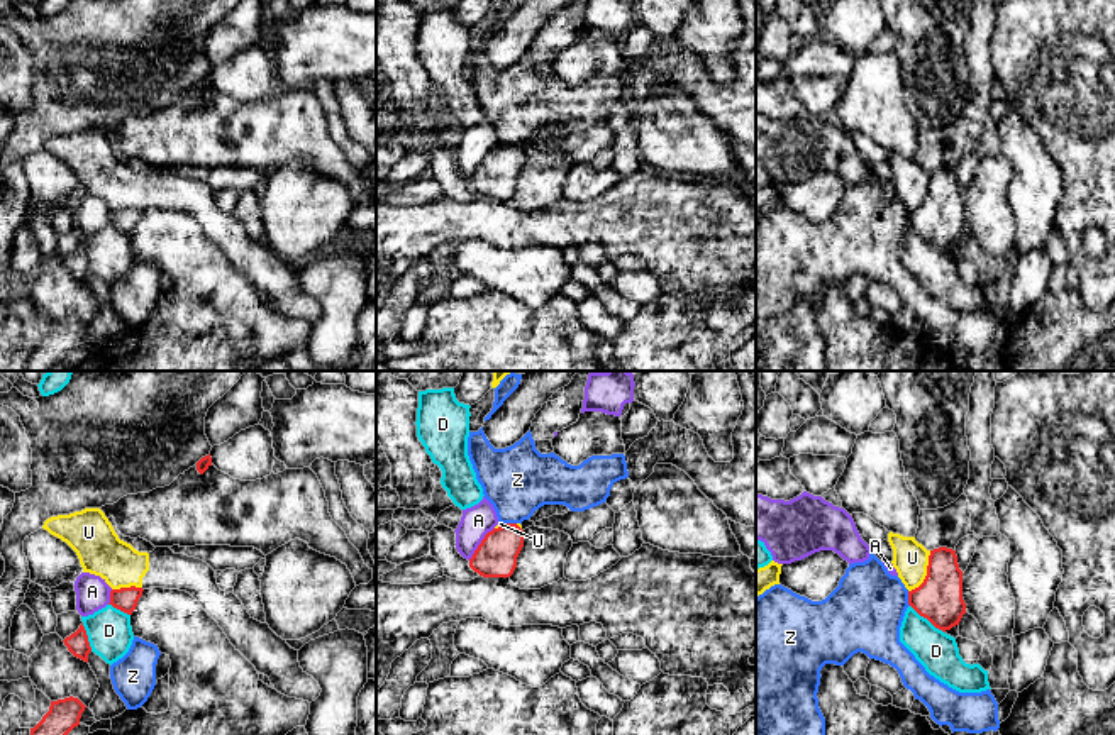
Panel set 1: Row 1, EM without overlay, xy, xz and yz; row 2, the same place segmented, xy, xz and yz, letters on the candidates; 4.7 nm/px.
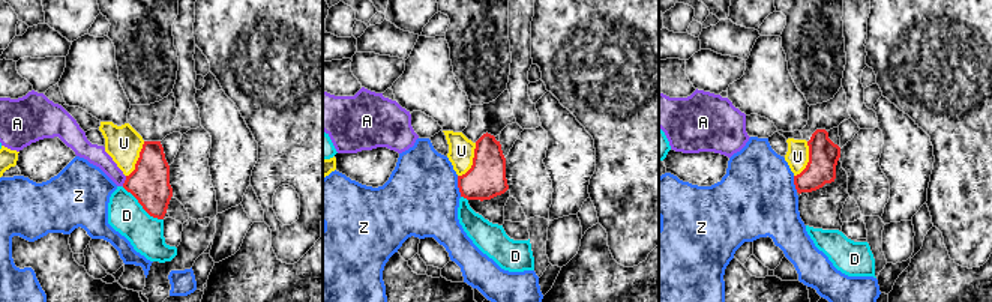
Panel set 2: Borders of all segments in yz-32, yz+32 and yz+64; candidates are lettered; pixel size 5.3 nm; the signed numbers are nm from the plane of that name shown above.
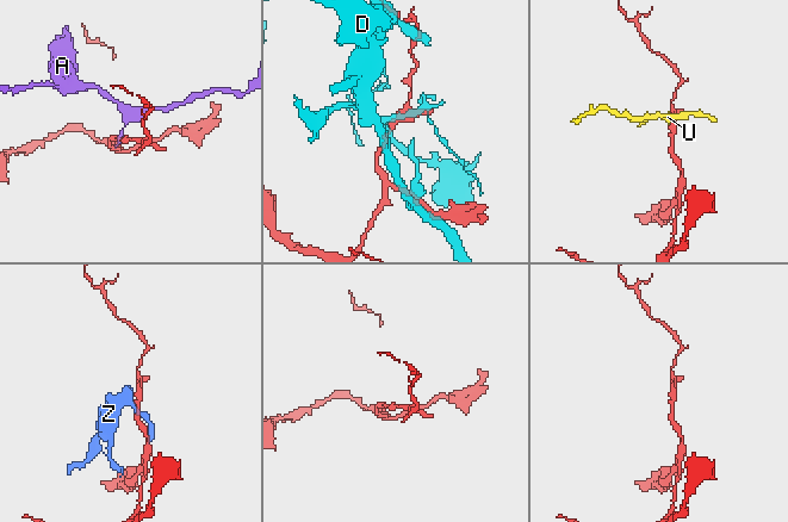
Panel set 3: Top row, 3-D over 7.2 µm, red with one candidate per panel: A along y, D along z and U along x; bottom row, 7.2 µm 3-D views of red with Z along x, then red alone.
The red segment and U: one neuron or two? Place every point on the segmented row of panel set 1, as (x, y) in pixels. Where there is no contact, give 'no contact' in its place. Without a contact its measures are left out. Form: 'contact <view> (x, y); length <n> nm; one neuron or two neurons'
contact yz (927, 573); length 220 nm; two neurons

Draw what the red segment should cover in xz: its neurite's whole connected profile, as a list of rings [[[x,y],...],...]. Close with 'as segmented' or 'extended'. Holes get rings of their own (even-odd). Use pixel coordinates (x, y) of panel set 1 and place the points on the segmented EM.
[[[505,523],[485,535],[469,567],[483,578],[510,578],[524,547],[524,530],[517,523]]] | as segmented

